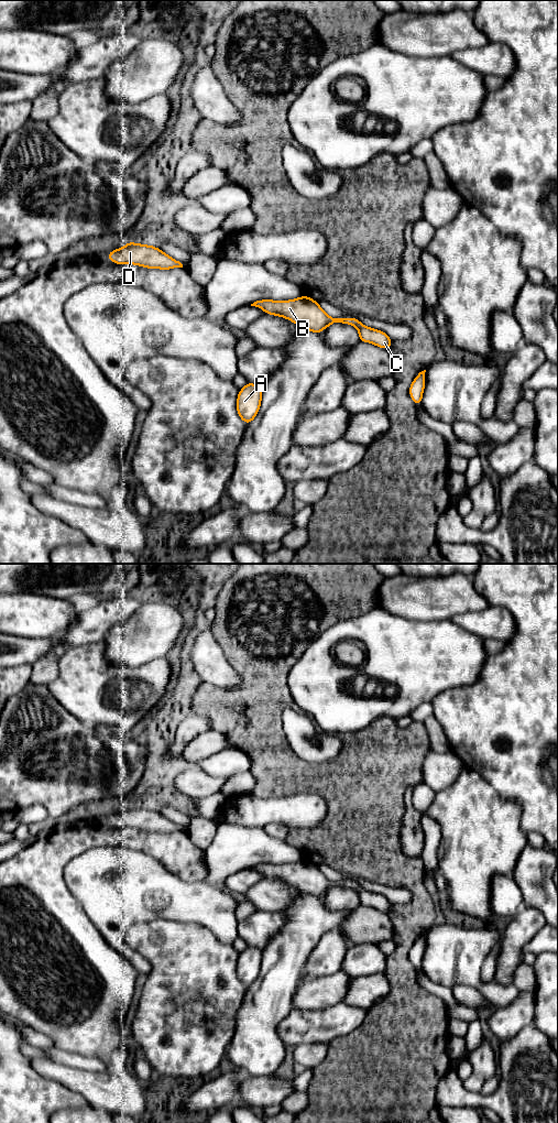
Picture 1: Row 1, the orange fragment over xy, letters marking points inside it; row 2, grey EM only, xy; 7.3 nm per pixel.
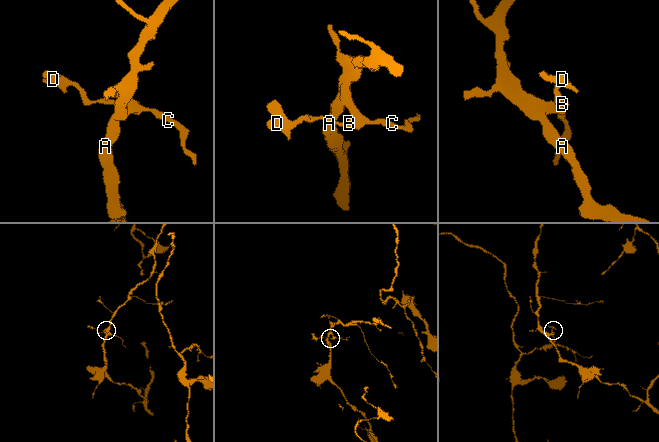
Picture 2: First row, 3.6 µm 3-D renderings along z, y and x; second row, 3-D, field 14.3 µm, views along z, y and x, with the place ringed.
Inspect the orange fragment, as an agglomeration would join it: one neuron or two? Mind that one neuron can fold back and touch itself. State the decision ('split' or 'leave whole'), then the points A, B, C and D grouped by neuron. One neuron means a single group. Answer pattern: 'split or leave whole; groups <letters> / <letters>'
leave whole; groups A B C D

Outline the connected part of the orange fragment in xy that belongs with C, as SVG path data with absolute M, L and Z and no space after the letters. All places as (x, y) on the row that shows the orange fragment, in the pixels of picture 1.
M304 295L291 301L260 299L251 304L265 314L281 316L298 325L298 327L320 334L331 324L342 323L355 326L359 341L370 342L383 349L390 349L393 340L382 330L364 326L354 317L332 318L318 305L317 301Z

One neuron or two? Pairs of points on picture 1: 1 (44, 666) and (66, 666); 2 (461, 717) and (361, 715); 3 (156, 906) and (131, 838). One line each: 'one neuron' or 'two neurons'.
1: two neurons
2: two neurons
3: two neurons

